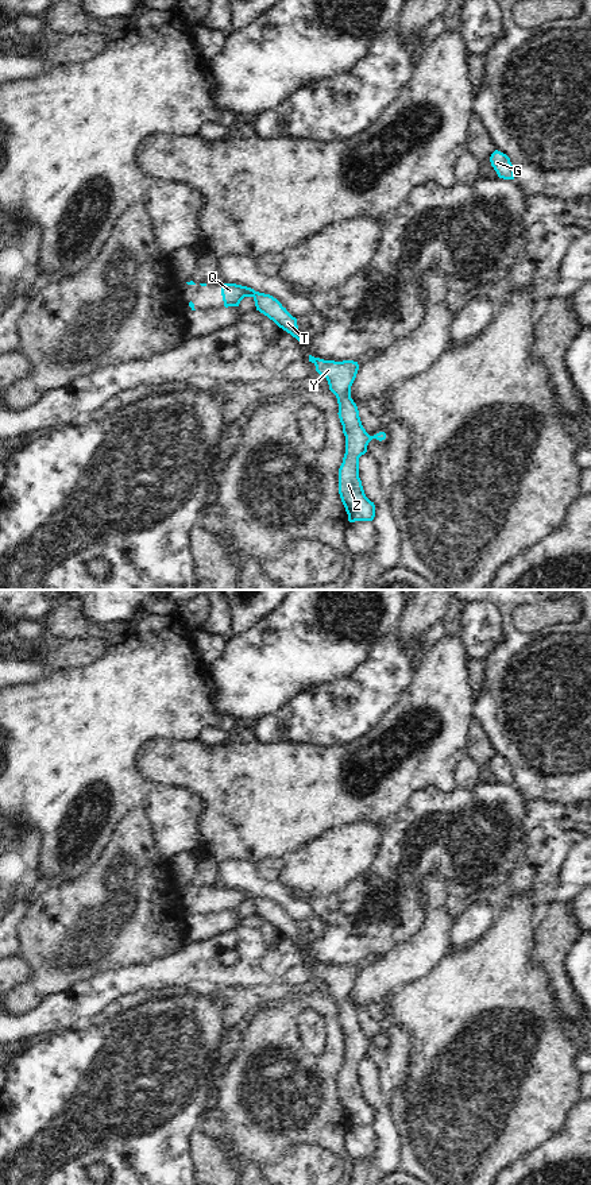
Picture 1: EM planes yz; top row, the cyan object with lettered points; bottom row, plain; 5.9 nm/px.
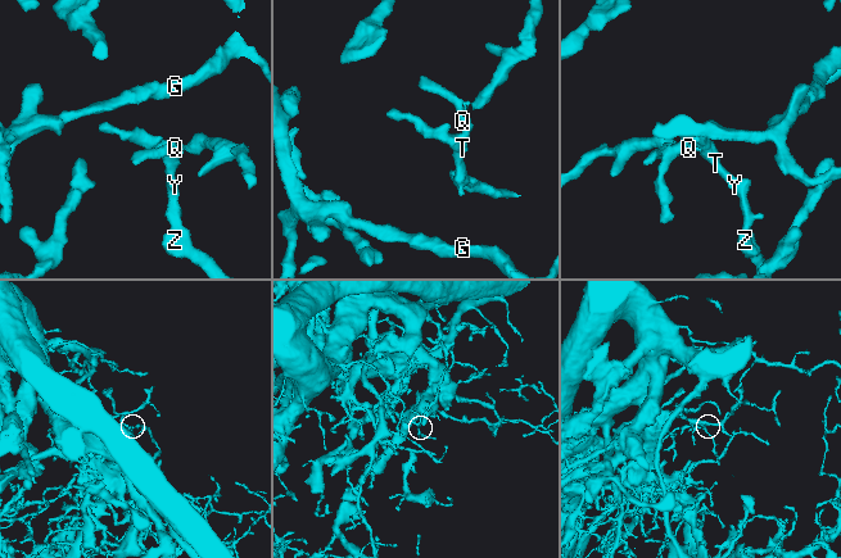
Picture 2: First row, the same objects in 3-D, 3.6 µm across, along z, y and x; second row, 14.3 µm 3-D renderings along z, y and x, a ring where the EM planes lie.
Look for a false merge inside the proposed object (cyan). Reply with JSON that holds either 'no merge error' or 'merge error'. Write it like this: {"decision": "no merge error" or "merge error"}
{"decision": "no merge error"}

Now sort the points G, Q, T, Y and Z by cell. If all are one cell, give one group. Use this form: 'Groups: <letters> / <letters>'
Groups: G Q T Y Z

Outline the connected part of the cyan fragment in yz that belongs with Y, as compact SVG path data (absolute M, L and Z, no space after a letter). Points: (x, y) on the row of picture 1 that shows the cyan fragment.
M309 355L309 362L328 381L329 390L336 395L339 404L337 414L345 436L345 453L339 468L339 494L348 521L372 521L375 505L364 494L359 478L359 458L367 452L367 445L372 439L382 441L386 439L386 433L379 432L370 436L363 428L358 406L351 398L351 386L359 364L354 360L324 360L312 355Z

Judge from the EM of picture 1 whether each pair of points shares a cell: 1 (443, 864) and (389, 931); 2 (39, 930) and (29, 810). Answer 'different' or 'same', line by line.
1: same
2: different

